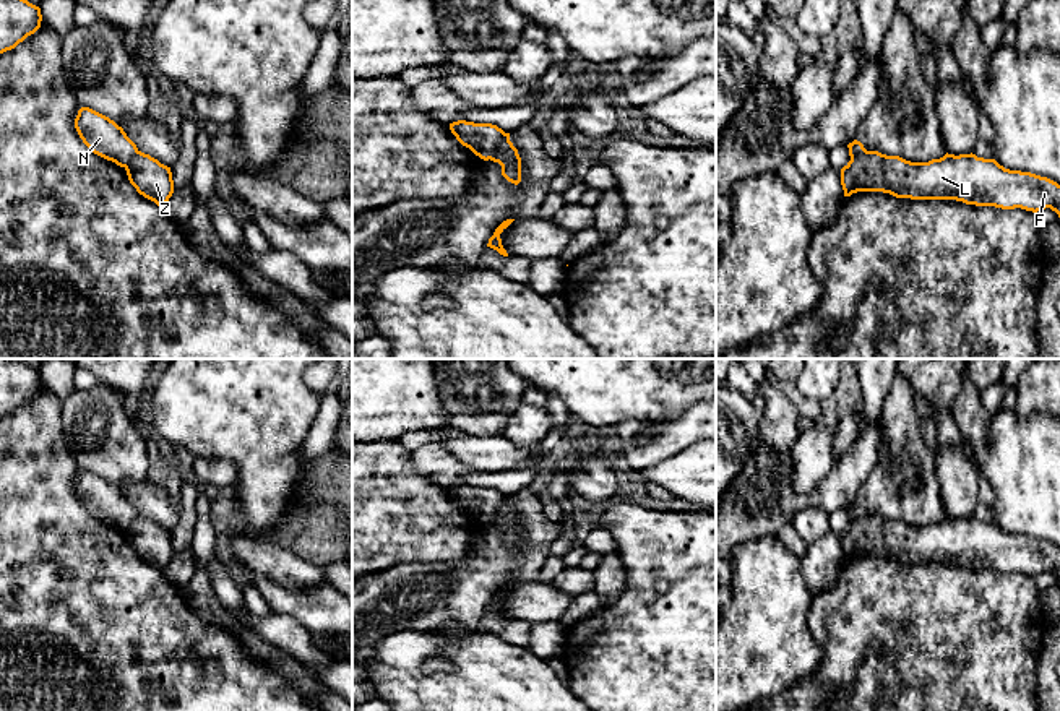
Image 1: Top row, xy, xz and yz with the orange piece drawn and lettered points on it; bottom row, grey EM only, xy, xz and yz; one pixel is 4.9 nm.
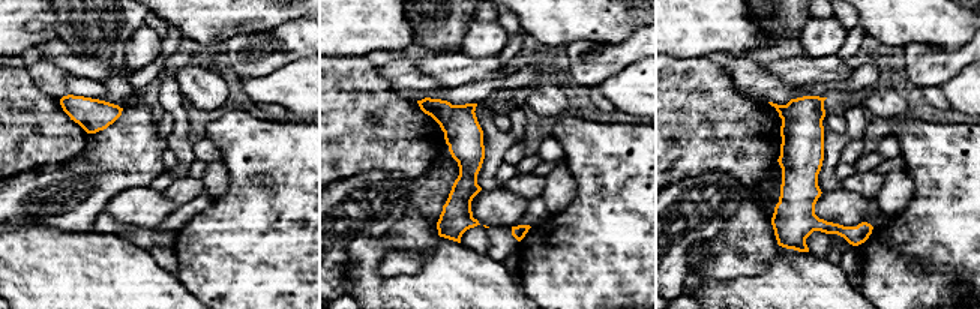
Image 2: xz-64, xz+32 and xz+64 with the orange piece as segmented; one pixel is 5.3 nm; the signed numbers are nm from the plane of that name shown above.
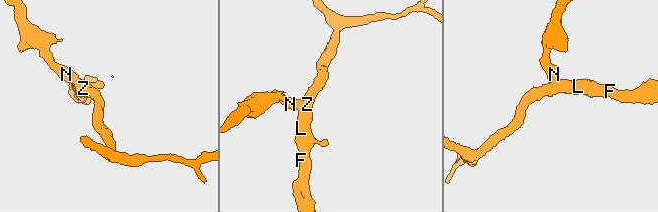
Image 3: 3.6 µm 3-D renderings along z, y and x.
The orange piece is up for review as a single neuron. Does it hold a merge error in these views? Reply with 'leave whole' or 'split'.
split

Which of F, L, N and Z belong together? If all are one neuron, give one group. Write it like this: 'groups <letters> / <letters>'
groups F L Z / N

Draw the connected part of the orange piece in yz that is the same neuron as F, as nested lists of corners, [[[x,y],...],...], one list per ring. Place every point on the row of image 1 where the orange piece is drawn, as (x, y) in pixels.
[[[867,151],[841,169],[844,196],[883,192],[911,200],[956,200],[1002,209],[1037,213],[1050,208],[1060,218],[1060,185],[1031,172],[1010,170],[976,154],[945,154],[929,162]]]

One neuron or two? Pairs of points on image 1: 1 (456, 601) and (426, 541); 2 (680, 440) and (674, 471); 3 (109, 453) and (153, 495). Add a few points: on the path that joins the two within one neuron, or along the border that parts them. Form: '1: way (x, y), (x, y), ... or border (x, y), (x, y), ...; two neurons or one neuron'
1: border (471, 544), (456, 562), (400, 564); two neurons
2: border (698, 440), (643, 469); two neurons
3: border (148, 474), (140, 481), (116, 486); two neurons

